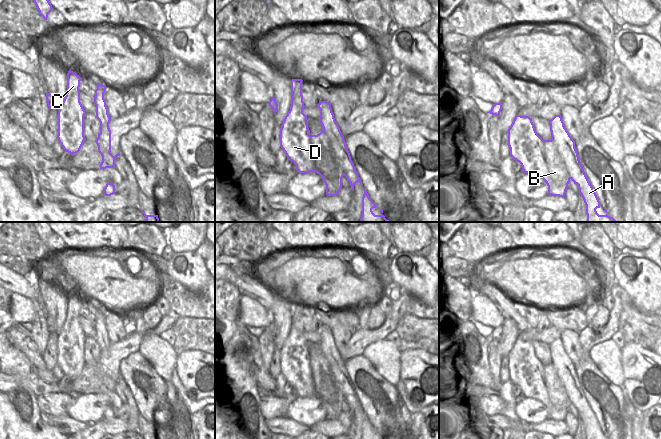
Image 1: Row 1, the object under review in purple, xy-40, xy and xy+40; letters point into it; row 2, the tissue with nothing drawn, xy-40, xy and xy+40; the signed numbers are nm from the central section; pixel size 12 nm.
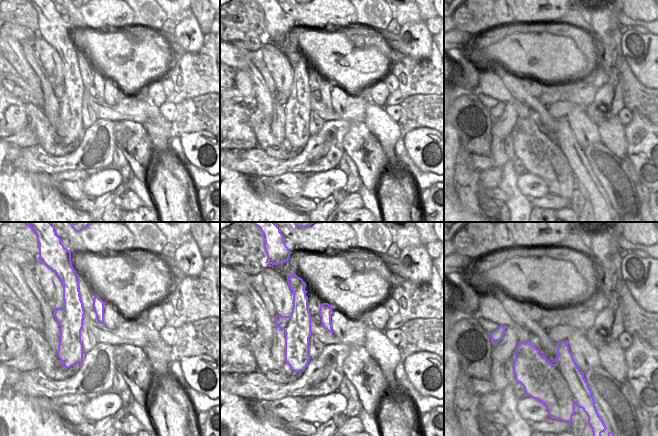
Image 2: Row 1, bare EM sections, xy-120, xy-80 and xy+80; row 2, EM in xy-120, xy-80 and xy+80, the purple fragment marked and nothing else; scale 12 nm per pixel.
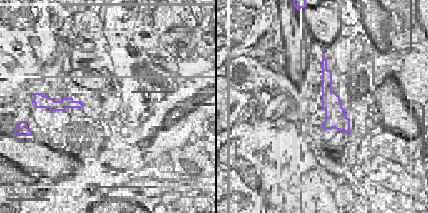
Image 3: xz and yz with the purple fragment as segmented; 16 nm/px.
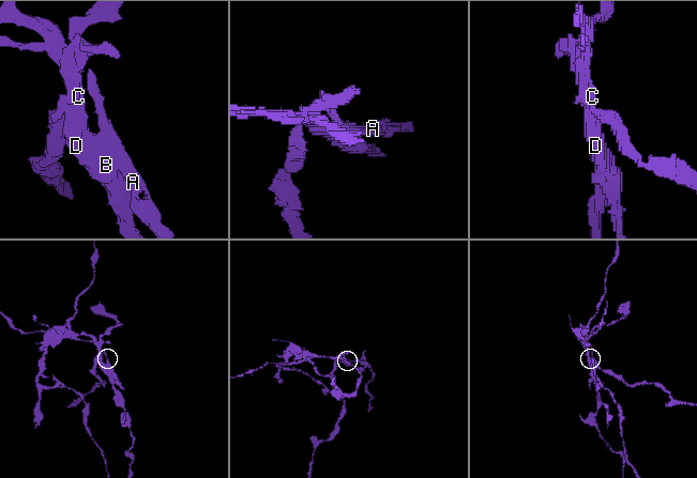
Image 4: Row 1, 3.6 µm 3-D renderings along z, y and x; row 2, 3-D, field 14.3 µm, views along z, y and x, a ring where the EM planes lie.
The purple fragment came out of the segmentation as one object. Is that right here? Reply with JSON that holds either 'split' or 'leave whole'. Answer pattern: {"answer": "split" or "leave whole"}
{"answer": "split"}

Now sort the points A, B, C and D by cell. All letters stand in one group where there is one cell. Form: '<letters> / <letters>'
A / B C D

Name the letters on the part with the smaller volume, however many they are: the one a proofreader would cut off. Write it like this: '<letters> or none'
A

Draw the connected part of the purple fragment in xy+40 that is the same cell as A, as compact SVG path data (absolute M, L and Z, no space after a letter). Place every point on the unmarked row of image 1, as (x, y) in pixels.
M555 339L549 344L549 348L551 364L554 365L570 398L571 404L574 408L578 409L579 418L582 420L586 429L586 438L599 439L596 433L600 432L600 425L584 396L578 376L575 372L575 365L565 352L561 339Z

